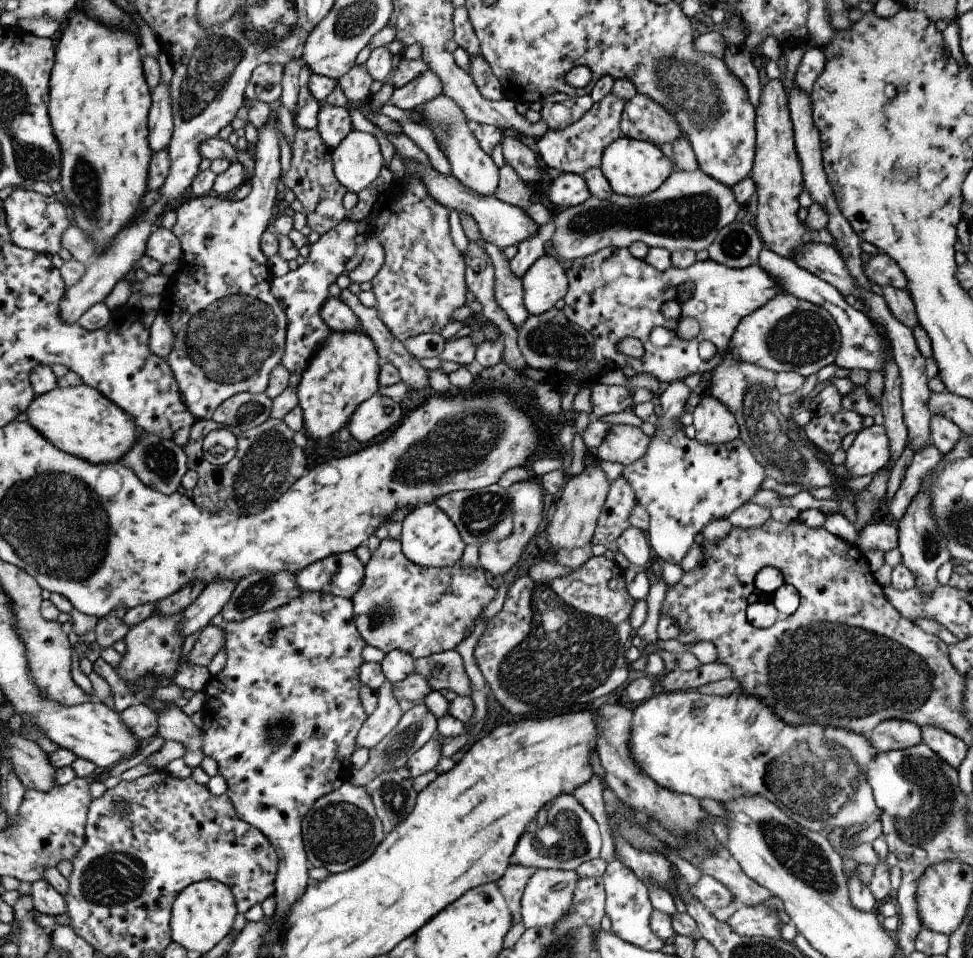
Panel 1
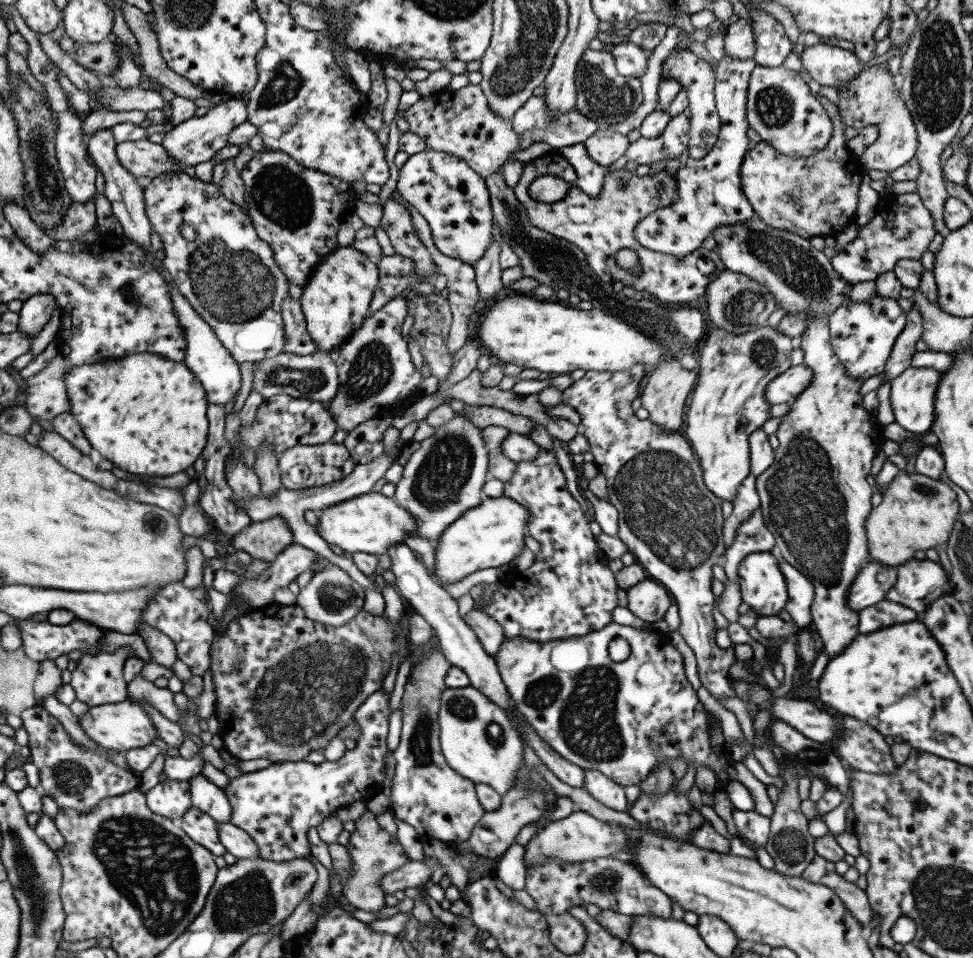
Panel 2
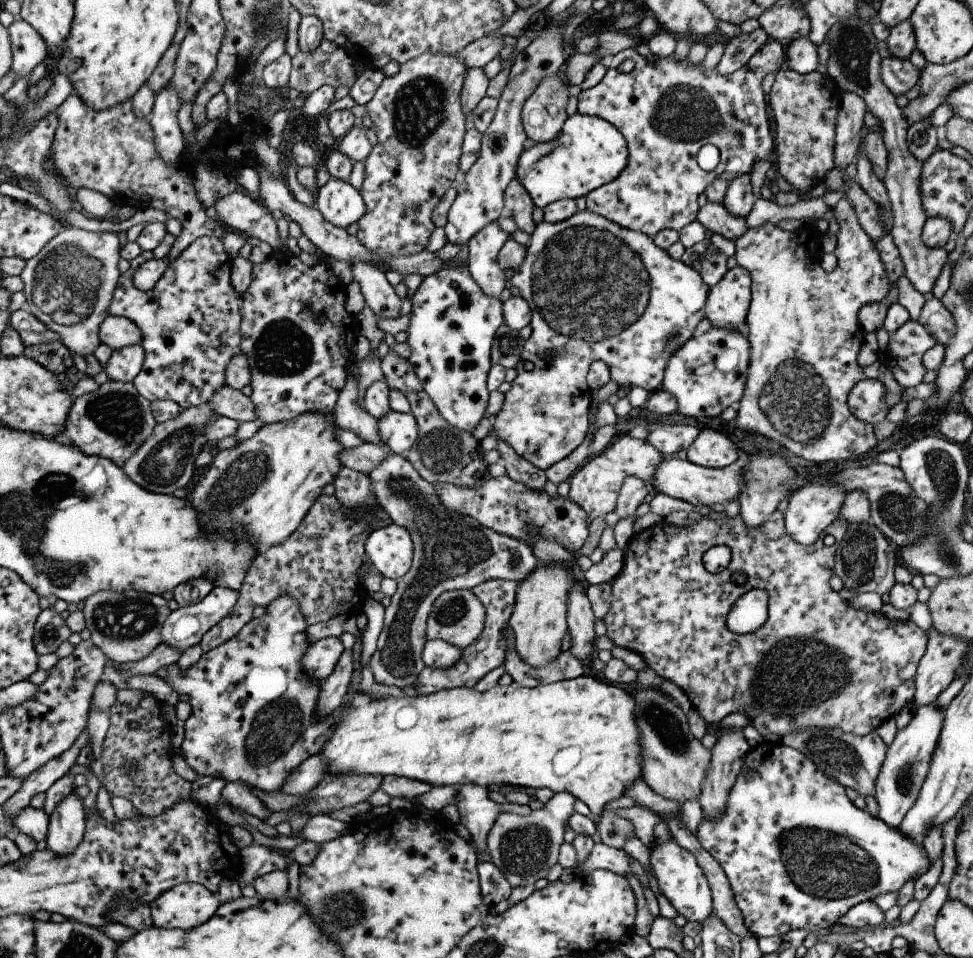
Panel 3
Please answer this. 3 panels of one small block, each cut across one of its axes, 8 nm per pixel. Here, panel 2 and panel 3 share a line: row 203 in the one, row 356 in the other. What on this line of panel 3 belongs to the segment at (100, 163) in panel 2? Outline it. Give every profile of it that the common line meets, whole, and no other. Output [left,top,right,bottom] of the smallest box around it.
[104,344,144,382]

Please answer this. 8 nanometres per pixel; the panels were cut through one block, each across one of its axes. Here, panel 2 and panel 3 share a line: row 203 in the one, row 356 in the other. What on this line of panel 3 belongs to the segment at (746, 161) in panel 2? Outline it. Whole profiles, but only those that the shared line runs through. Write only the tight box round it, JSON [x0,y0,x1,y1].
[733,198,901,464]

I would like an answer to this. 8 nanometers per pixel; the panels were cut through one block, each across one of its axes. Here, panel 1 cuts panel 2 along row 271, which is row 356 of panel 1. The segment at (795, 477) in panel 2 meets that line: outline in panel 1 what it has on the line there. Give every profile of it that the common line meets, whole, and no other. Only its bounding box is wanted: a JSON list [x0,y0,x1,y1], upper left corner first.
[728,292,839,378]

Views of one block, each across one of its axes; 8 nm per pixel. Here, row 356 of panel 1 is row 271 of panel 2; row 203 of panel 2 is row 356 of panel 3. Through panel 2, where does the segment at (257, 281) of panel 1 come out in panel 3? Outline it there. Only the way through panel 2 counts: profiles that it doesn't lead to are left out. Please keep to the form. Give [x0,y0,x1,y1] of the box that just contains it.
[107,232,241,409]

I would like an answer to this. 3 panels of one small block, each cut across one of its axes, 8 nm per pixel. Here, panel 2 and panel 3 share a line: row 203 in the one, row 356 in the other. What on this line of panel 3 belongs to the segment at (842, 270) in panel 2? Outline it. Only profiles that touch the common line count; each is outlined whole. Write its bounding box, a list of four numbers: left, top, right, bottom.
[882,319,937,388]

